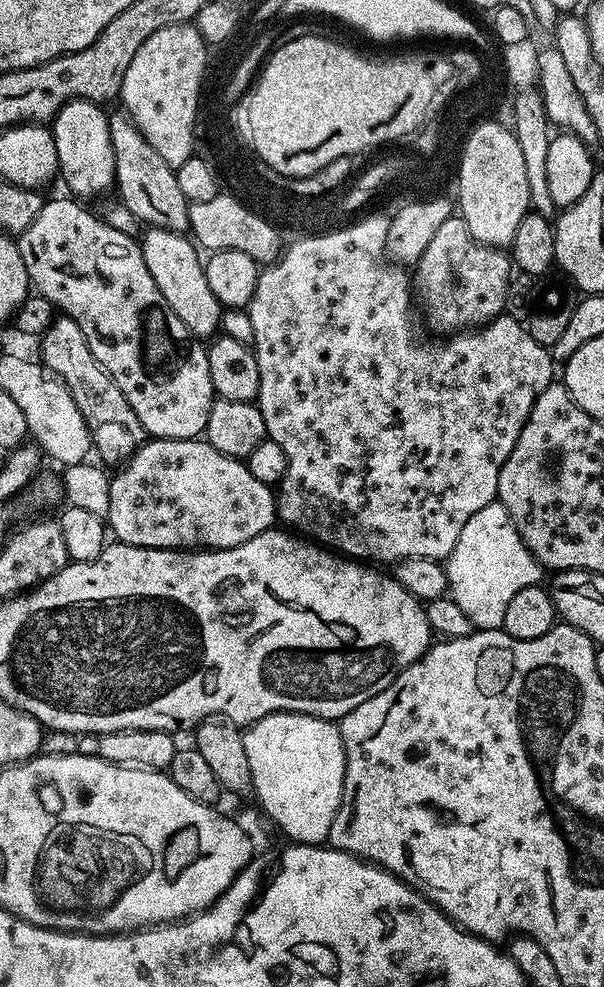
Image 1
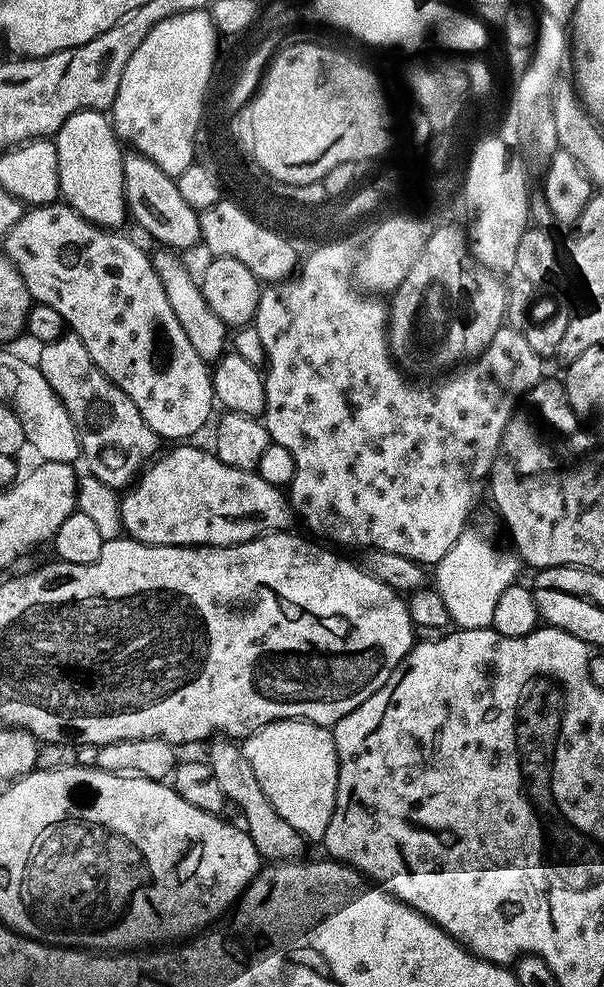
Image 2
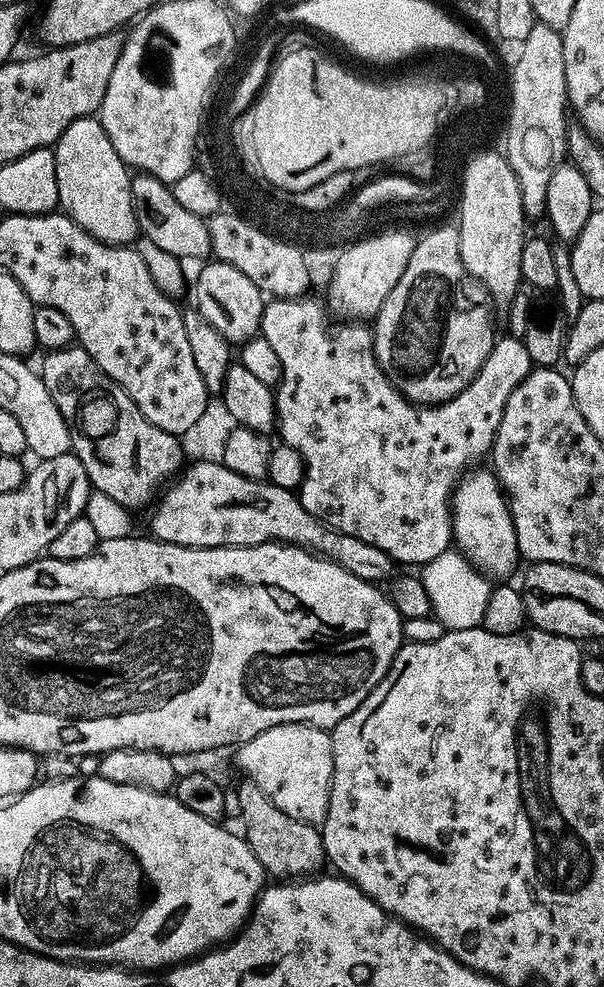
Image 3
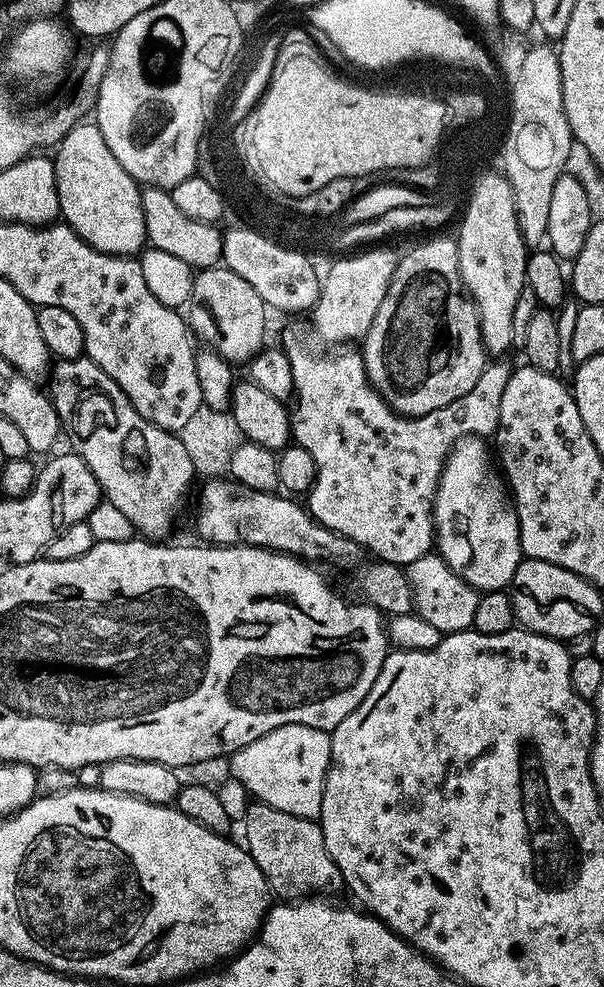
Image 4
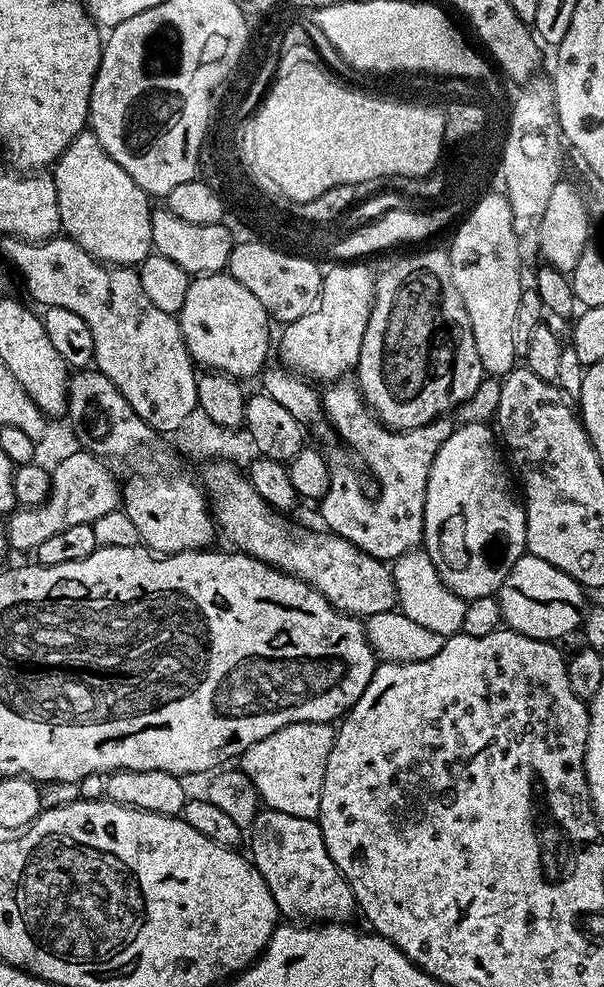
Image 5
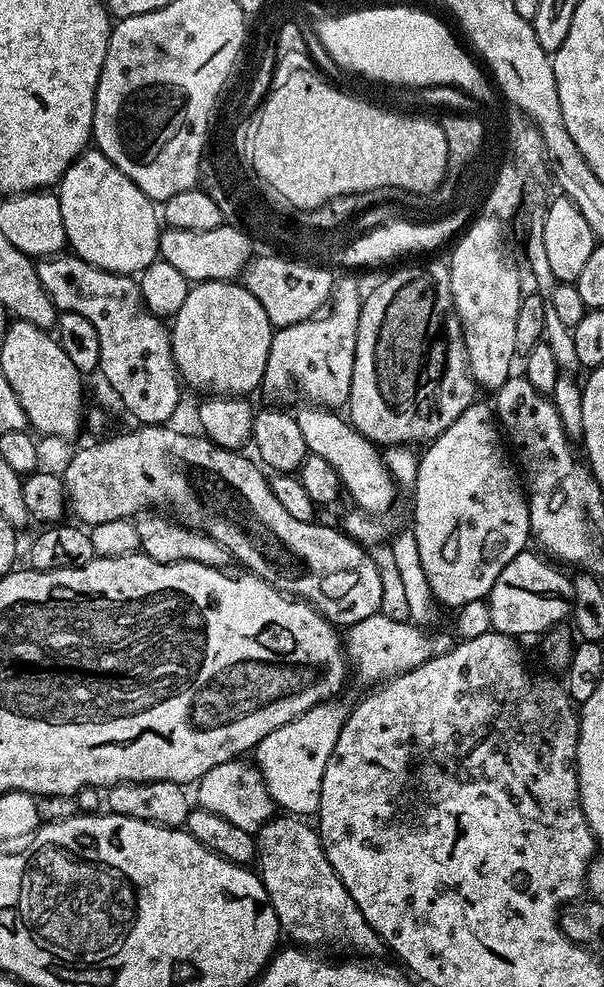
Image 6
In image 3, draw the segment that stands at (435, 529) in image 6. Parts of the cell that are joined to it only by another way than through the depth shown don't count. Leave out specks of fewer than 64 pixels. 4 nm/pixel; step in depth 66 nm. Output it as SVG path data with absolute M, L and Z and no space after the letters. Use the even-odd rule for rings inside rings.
M482 469L467 473L453 492L453 541L457 549L485 575L492 578L508 578L515 570L517 562L520 562L517 531L514 530L512 512L499 480L489 469Z

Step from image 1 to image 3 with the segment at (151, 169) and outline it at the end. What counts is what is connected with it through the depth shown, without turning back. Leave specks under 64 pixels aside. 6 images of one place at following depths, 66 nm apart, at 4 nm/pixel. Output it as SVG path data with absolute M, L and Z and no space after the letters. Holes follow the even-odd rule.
M136 174L132 176L132 201L136 215L137 229L150 238L161 250L172 254L181 262L200 260L212 256L212 239L207 219L198 214L190 214L174 198L171 187L163 184L158 178ZM203 256L206 256L203 258Z

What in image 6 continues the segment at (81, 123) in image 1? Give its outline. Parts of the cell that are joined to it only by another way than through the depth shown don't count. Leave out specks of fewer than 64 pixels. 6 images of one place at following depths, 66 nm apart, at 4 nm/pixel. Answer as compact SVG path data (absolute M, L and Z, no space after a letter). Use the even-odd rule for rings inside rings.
M85 150L64 171L58 185L67 247L75 256L107 272L140 274L158 260L162 220L157 205L106 154Z

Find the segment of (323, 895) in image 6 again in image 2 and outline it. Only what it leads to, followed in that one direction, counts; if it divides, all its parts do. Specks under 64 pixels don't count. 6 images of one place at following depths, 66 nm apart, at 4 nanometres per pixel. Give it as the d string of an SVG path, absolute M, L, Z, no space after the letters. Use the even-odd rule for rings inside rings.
M216 738L208 746L206 762L214 770L214 778L218 778L218 786L222 786L222 794L230 801L231 807L233 804L238 811L244 812L243 827L250 834L261 857L268 862L303 857L306 847L304 837L298 834L298 830L294 830L294 826L290 826L290 822L283 821L282 814L278 814L274 806L270 806L270 798L262 794L262 786L258 786L258 778L254 778L254 770L248 764L243 747L232 738Z

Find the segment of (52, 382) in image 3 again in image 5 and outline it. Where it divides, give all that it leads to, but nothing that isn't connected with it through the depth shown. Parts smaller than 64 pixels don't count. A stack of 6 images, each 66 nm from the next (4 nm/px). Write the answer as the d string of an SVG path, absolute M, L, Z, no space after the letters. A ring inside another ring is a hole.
M76 370L71 373L68 382L68 410L66 420L72 423L72 432L81 449L104 461L108 469L122 482L122 511L134 522L140 535L140 544L153 554L173 556L179 552L208 550L218 540L215 519L206 503L205 493L199 483L191 484L184 477L184 468L180 465L181 453L167 444L165 437L156 432L122 398L122 394L99 370Z

